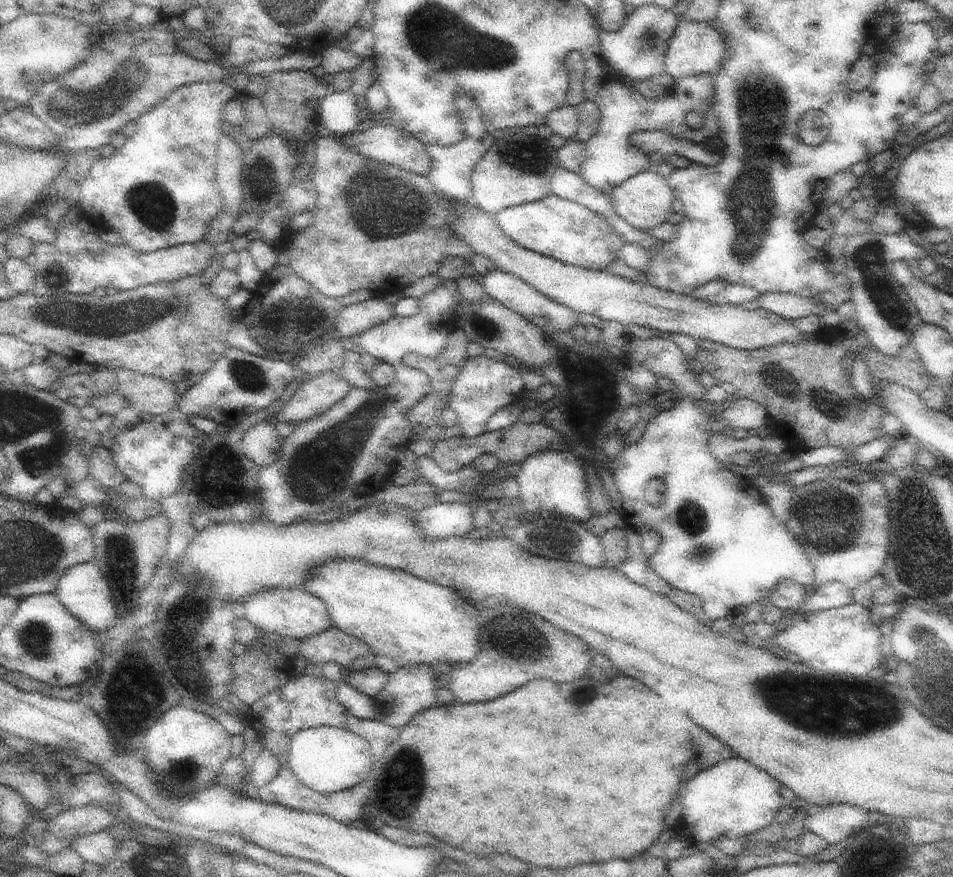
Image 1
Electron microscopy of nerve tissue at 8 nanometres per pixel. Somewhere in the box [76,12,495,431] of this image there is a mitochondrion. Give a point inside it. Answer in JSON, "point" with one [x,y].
{"point":[386,204]}

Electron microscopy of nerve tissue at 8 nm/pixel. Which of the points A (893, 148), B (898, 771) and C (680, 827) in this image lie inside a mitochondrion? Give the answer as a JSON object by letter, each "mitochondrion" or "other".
{"A":"other","B":"other","C":"other"}

